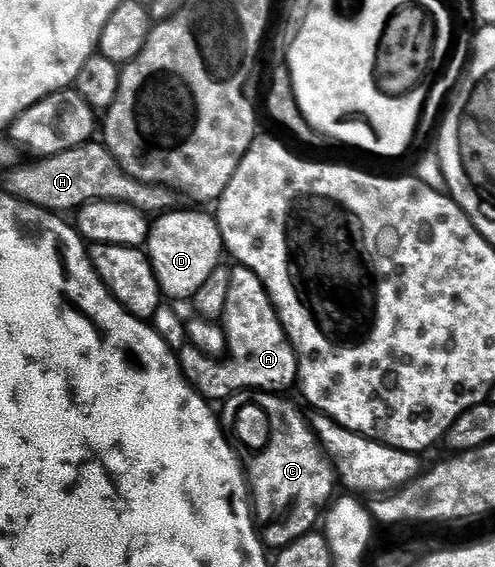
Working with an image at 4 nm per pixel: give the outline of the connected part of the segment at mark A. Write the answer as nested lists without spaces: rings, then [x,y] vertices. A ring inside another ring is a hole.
[[[237,266],[231,271],[223,327],[229,355],[224,362],[204,356],[192,346],[186,346],[179,352],[183,374],[206,400],[224,402],[236,392],[250,390],[285,394],[292,384],[294,387],[298,383],[297,351],[293,349],[293,343],[289,341],[285,327],[277,317],[277,309],[271,302],[269,291],[249,268]]]

